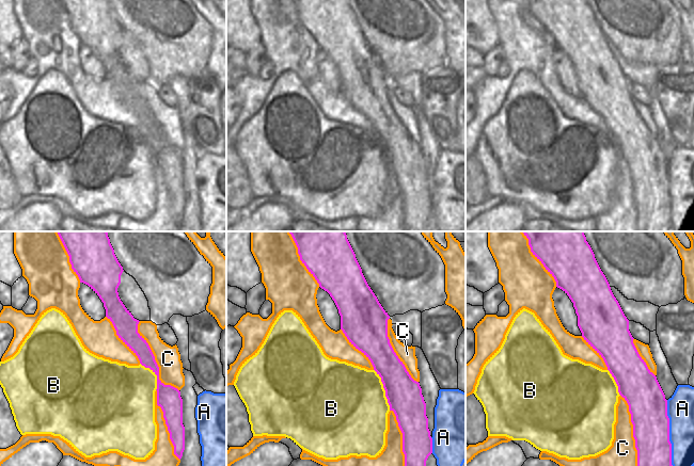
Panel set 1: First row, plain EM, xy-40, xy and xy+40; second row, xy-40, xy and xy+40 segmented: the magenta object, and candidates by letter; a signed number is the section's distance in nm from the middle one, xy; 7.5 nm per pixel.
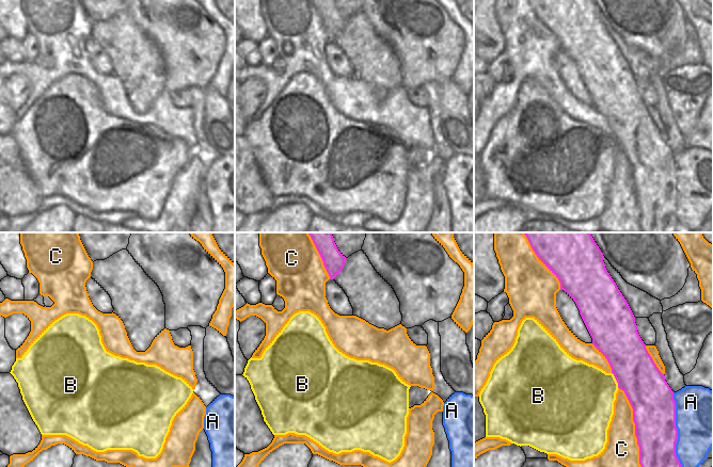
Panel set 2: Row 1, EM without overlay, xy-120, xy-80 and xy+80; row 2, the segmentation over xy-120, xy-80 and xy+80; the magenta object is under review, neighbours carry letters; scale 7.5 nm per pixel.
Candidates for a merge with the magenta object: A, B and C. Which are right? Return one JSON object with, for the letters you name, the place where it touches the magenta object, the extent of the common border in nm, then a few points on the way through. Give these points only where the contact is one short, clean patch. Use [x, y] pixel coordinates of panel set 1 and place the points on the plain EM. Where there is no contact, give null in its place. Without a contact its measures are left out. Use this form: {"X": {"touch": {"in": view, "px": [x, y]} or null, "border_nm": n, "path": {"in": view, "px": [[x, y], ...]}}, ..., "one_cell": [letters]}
{"one_cell": []}

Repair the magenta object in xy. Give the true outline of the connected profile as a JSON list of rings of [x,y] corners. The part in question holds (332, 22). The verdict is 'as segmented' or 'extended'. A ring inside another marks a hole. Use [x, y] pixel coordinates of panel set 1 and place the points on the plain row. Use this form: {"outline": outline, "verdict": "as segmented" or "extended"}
{"outline": [[[294,0],[300,21],[315,38],[319,48],[334,62],[341,77],[341,91],[349,103],[372,124],[381,139],[385,158],[403,194],[405,231],[424,231],[432,214],[426,164],[420,144],[414,142],[394,113],[388,98],[390,77],[368,47],[348,0]]], "verdict": "as segmented"}

